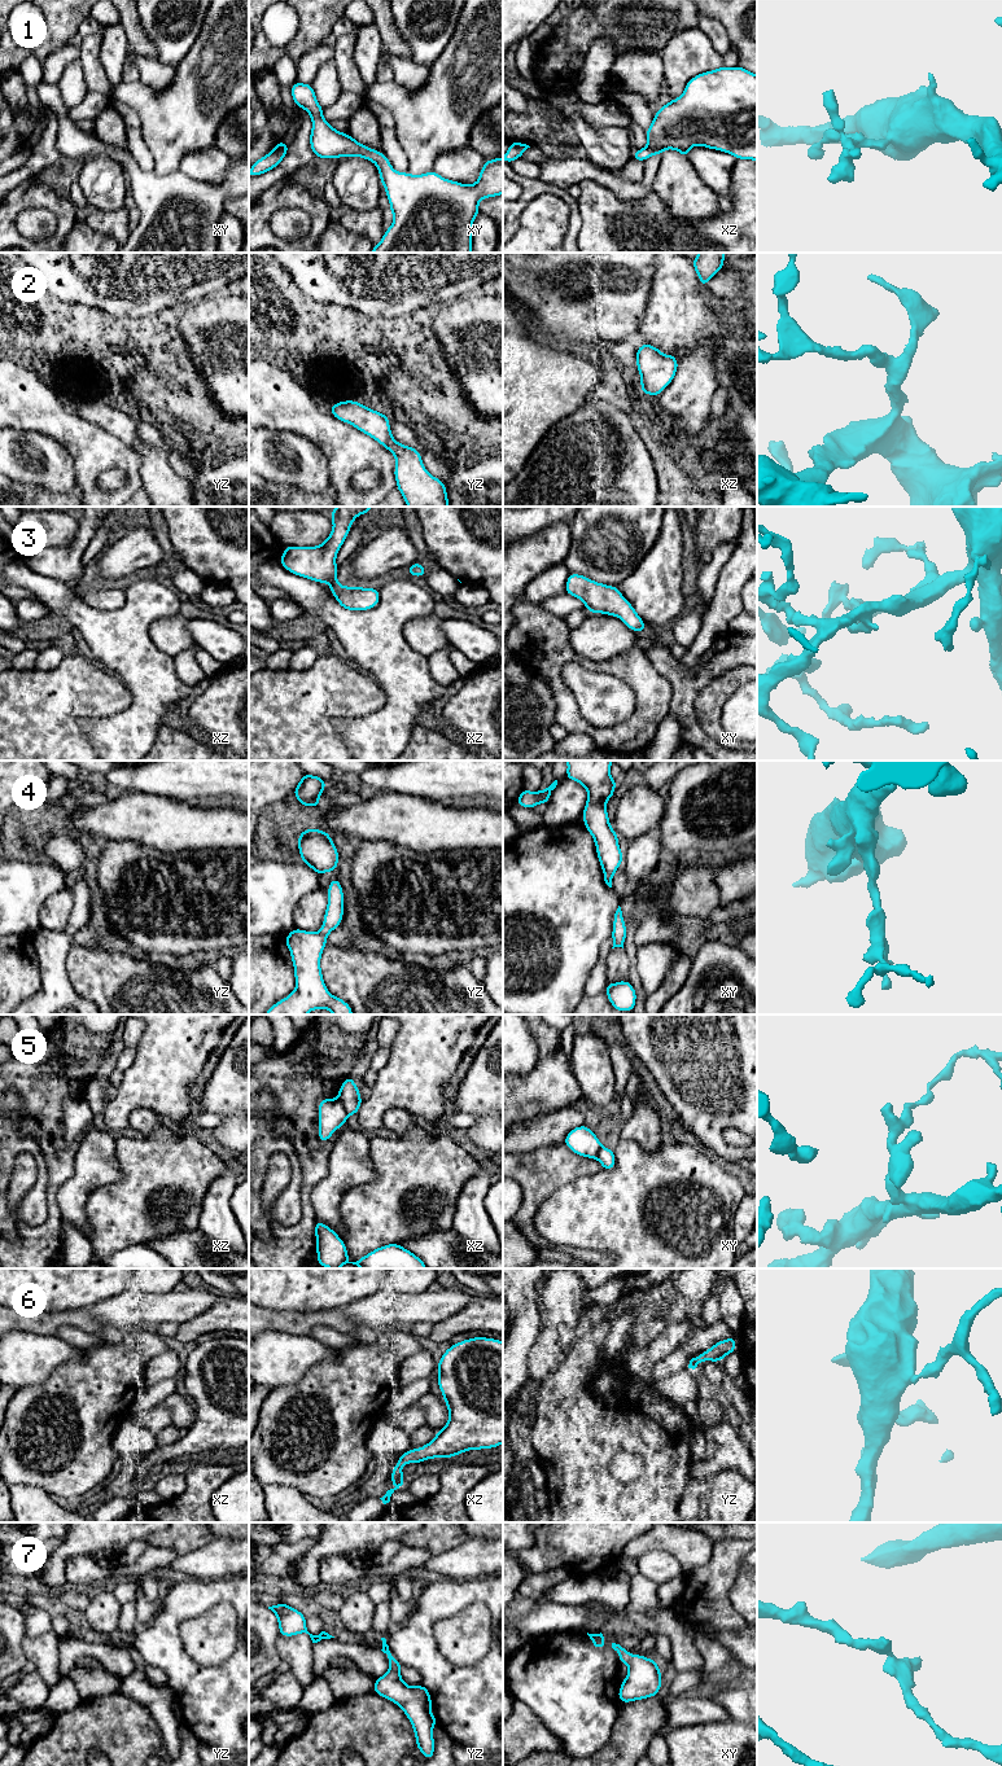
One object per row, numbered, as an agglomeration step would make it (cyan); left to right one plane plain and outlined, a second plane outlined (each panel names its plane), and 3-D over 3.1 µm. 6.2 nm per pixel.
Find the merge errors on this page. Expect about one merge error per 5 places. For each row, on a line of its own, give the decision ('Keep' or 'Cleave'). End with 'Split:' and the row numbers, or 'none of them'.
1: Keep
2: Keep
3: Keep
4: Keep
5: Cleave
6: Keep
7: Keep
Split: 5

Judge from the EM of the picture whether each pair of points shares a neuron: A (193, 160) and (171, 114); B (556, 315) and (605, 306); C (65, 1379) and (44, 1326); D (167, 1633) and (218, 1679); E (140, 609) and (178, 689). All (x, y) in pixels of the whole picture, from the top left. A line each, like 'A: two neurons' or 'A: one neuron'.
A: two neurons
B: one neuron
C: two neurons
D: one neuron
E: one neuron

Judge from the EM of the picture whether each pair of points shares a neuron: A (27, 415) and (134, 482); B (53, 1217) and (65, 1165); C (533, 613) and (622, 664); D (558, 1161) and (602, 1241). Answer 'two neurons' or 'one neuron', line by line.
A: one neuron
B: one neuron
C: one neuron
D: two neurons

